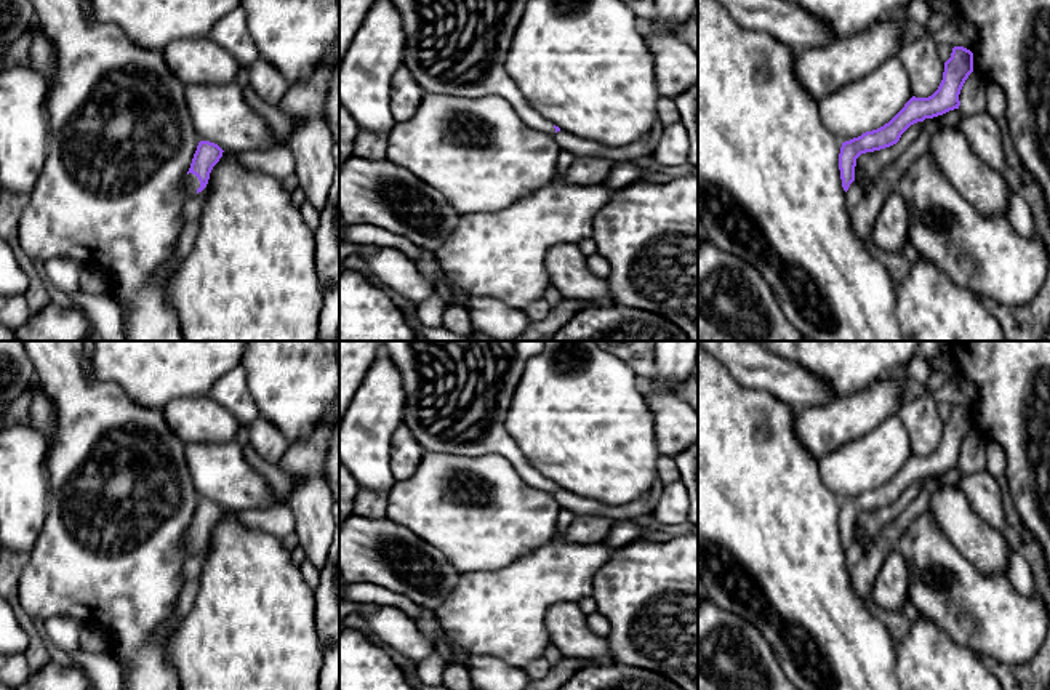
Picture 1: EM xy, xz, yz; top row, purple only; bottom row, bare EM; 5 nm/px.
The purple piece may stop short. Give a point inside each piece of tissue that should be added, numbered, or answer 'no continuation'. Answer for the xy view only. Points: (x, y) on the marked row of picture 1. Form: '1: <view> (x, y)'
1: xy (191, 183)

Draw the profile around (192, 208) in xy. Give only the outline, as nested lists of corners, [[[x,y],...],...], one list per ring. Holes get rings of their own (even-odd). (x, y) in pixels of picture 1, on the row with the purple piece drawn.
[[[205,187],[202,192],[195,194],[182,208],[182,221],[189,223],[198,219],[203,203],[210,194],[210,189]]]

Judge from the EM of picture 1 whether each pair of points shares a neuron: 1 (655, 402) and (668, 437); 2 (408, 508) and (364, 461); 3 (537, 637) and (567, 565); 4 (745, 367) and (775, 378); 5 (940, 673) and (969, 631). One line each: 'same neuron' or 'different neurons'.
1: same neuron
2: different neurons
3: same neuron
4: same neuron
5: different neurons

